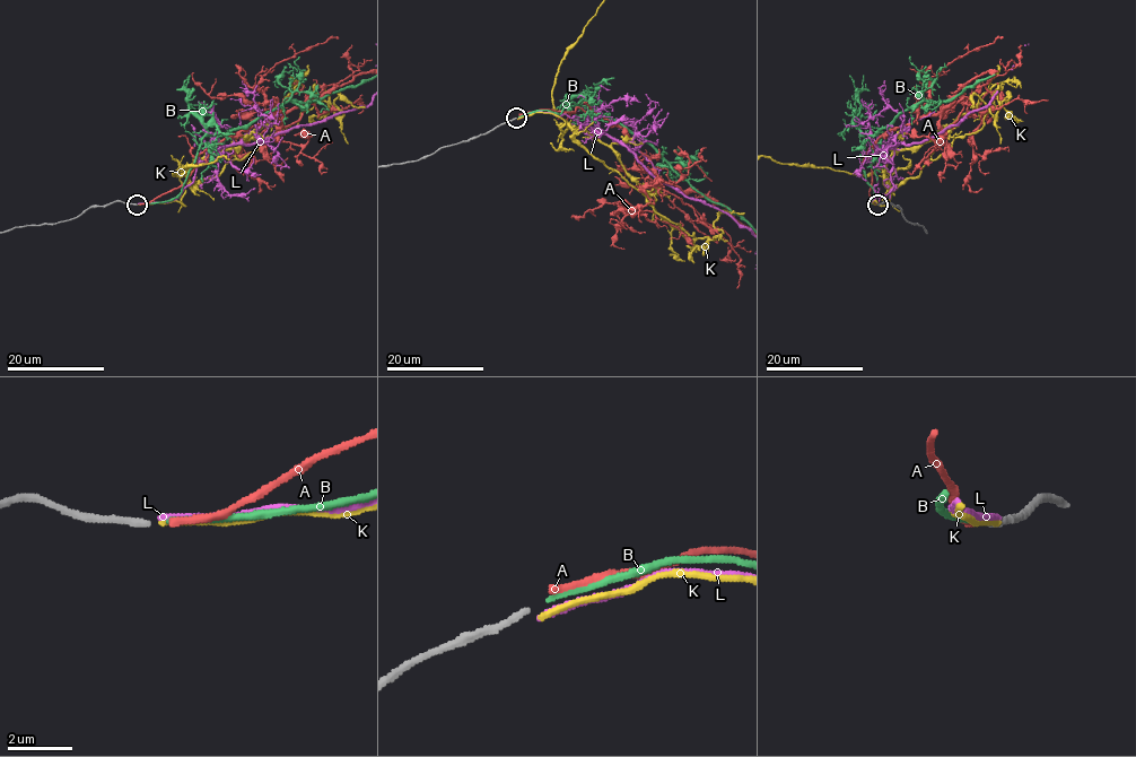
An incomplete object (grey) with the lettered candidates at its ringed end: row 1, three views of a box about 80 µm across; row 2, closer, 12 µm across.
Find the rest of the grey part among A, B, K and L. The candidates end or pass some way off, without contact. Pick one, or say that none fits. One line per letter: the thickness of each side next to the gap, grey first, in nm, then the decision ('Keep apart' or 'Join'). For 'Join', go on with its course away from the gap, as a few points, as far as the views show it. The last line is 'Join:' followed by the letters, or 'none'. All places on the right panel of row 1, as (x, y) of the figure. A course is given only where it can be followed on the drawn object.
A: Thickness 200 nm (grey) against 240 nm. Keep apart
B: Thickness 200 nm (grey) against 160 nm. Join
K: Thickness 200 nm (grey) against 150 nm. Keep apart
L: Thickness 200 nm (grey) against 220 nm. Keep apart
Join: B

